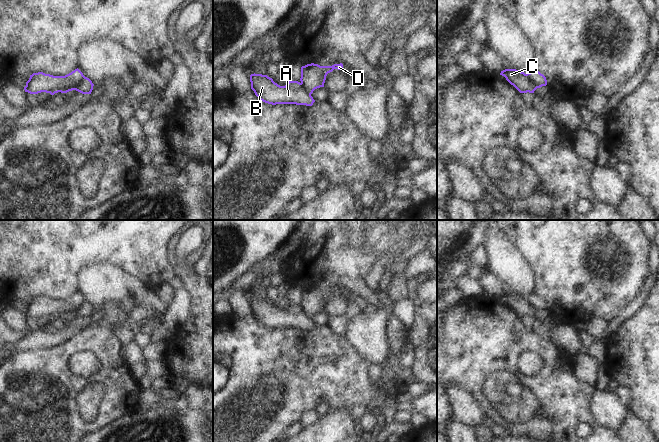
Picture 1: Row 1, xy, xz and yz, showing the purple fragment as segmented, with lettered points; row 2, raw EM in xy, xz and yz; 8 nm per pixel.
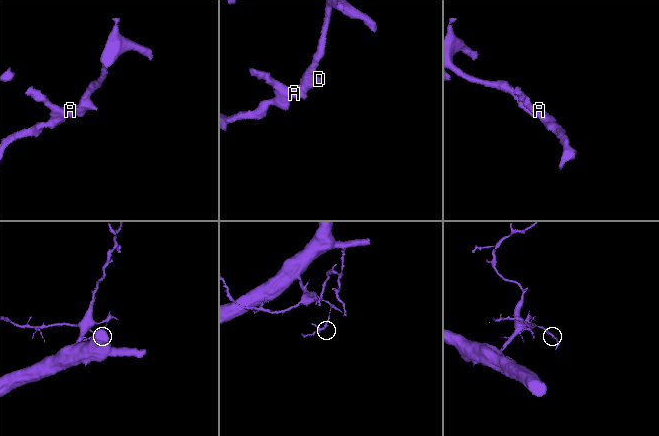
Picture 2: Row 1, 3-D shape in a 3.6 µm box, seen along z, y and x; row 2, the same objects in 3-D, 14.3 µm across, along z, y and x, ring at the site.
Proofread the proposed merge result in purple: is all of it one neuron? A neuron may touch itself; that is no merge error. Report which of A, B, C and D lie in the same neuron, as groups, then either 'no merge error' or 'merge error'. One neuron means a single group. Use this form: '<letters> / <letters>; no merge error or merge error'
A B / C D; merge error

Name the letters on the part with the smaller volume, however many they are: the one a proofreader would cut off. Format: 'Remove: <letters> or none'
Remove: A, B

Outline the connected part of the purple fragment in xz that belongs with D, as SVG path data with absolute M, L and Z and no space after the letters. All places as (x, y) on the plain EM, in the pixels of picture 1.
M307 288L301 291L301 308L308 318L312 318L317 312L324 311L326 300L334 293L343 294L343 288L332 290L320 290L318 288Z

